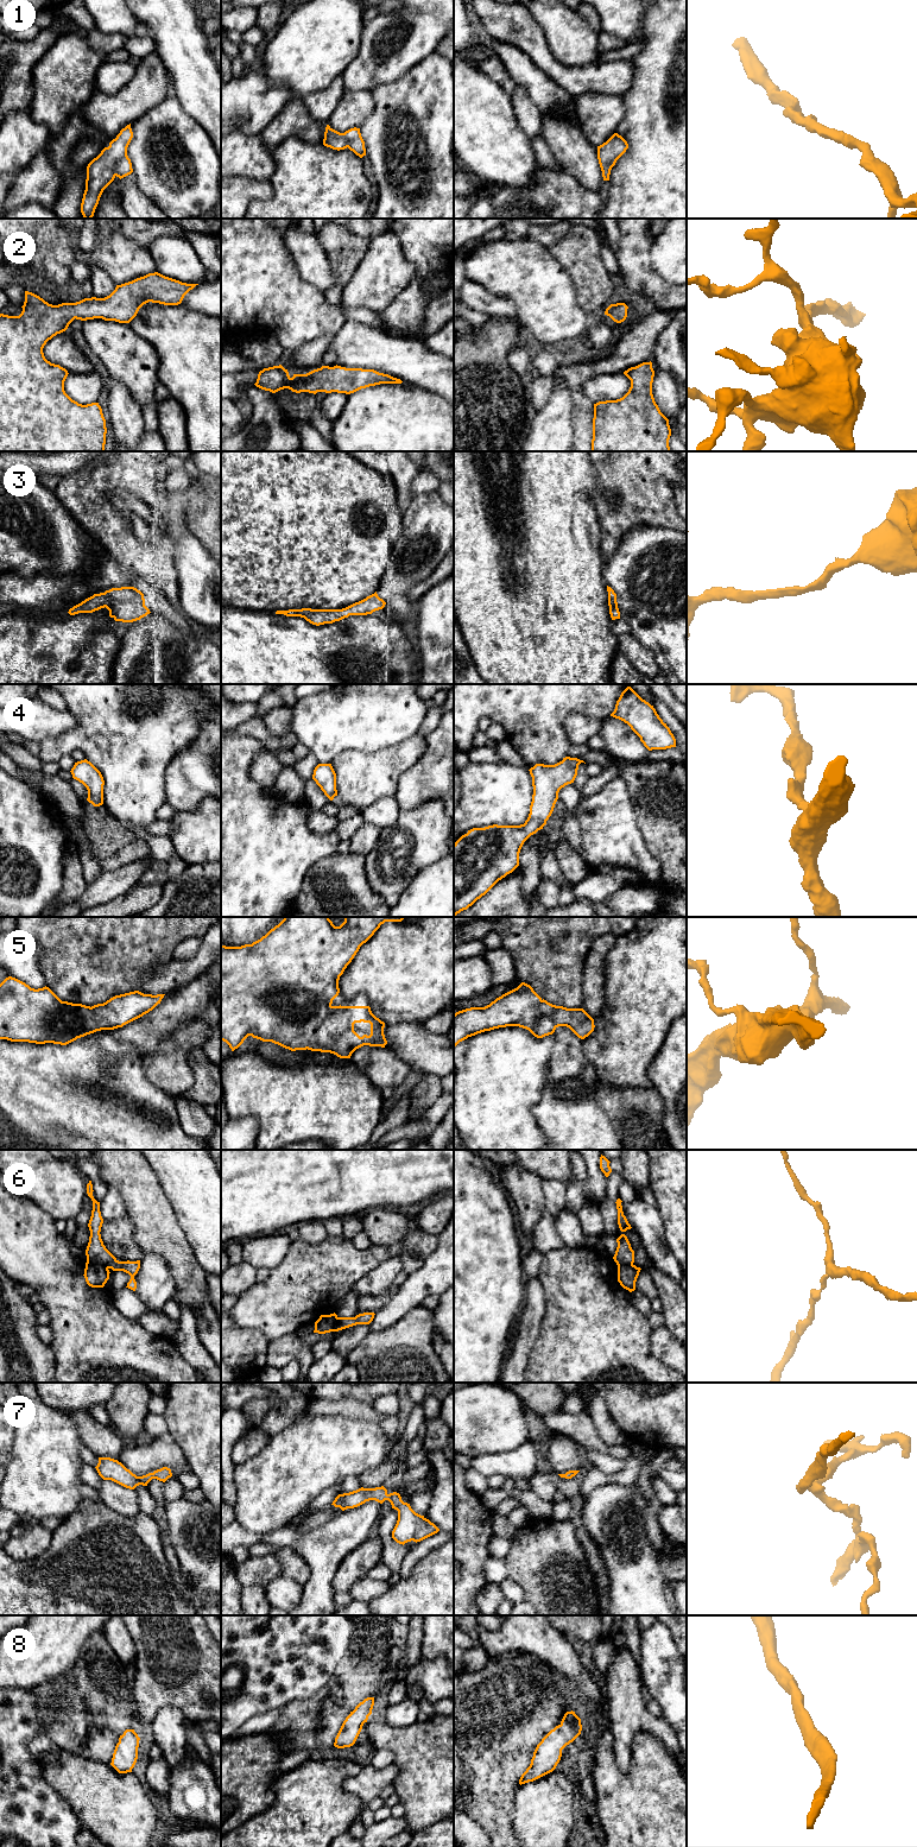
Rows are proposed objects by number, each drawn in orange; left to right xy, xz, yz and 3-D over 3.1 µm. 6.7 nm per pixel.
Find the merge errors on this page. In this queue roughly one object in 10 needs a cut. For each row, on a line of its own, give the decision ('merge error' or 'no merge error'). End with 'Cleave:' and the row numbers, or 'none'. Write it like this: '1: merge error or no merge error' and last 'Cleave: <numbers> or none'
1: no merge error
2: no merge error
3: no merge error
4: no merge error
5: no merge error
6: merge error
7: no merge error
8: no merge error
Cleave: 6

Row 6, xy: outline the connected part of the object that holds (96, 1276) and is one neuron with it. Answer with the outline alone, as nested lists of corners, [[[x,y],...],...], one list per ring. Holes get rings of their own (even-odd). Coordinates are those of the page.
[[[87,1261],[83,1276],[89,1286],[103,1288],[109,1279],[109,1273],[108,1267]]]

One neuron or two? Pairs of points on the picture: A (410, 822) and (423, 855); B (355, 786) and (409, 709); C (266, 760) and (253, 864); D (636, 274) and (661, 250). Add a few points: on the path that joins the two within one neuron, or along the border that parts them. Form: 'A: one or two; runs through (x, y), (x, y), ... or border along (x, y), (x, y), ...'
A: one; runs through (417, 830), (419, 833), (419, 847)
B: two; border along (409, 738), (373, 751), (355, 751)
C: two; border along (253, 759), (250, 766), (250, 776), (264, 786)
D: two; border along (653, 239), (650, 264), (666, 283)

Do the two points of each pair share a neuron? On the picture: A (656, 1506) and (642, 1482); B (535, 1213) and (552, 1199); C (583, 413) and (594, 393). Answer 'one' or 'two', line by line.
A: one
B: two
C: two

